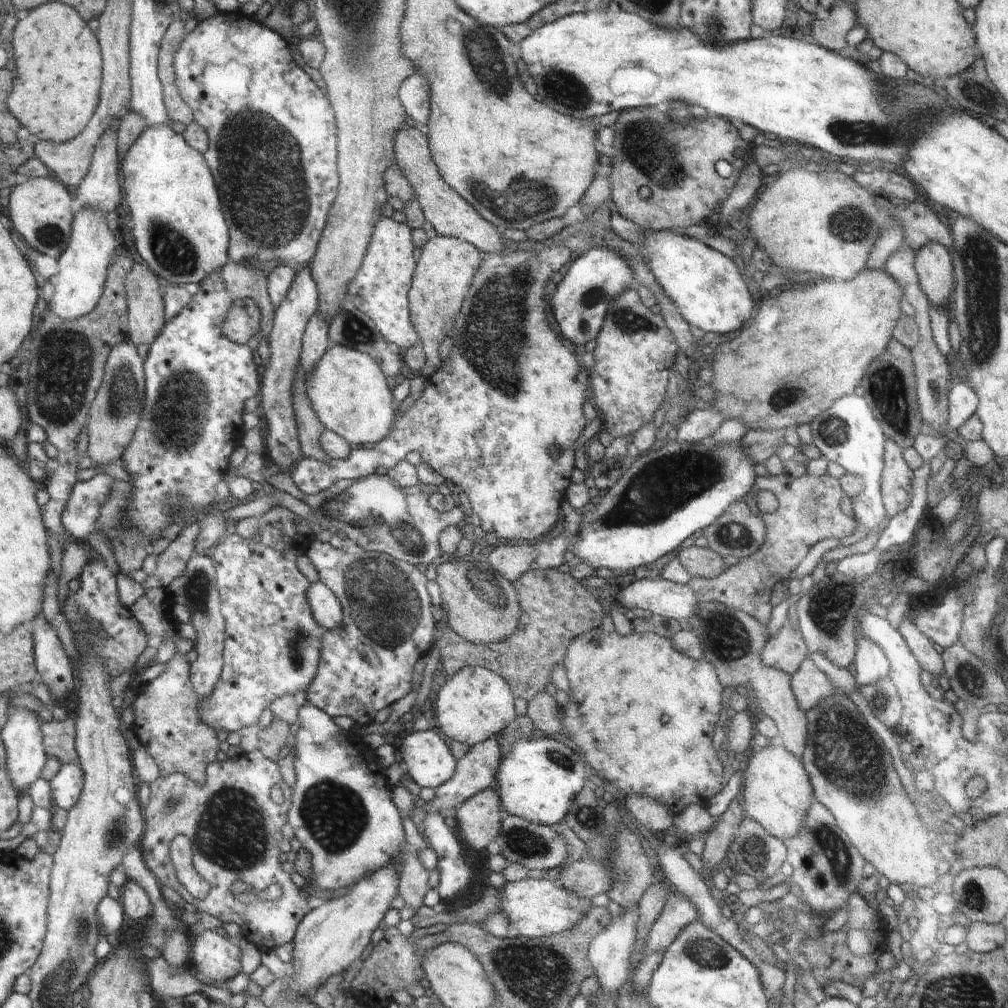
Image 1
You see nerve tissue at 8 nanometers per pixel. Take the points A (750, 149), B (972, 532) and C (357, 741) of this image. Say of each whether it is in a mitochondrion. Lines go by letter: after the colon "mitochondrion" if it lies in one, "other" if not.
A: other
B: other
C: other

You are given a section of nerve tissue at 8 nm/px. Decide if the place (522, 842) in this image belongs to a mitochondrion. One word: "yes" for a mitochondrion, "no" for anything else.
yes

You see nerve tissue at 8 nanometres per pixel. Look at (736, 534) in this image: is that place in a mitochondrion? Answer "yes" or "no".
yes

